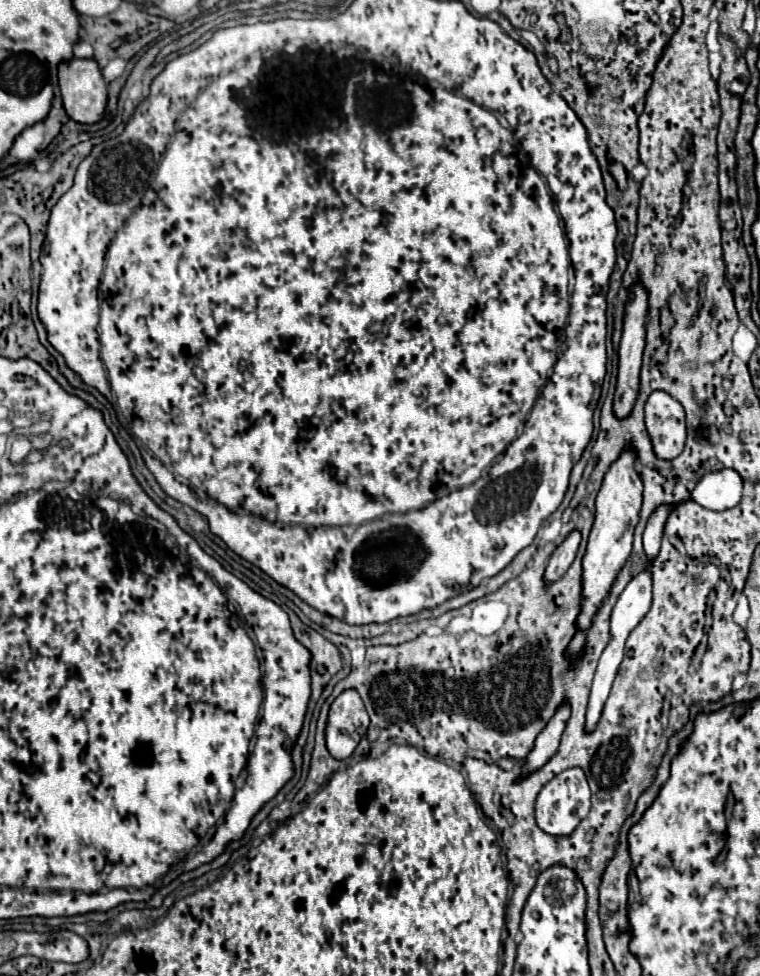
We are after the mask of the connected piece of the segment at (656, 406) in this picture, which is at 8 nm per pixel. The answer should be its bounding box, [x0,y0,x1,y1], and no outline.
[646,390,686,460]

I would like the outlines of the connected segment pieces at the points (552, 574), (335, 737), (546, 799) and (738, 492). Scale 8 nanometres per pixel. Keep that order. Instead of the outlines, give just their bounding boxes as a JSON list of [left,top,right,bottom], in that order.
[[544,530,580,584],[326,690,368,760],[536,768,590,834],[692,470,742,510]]

